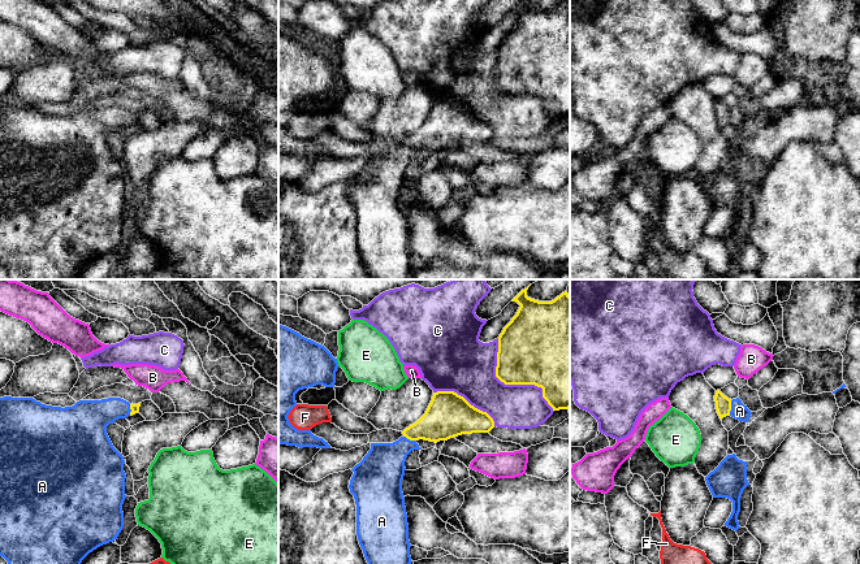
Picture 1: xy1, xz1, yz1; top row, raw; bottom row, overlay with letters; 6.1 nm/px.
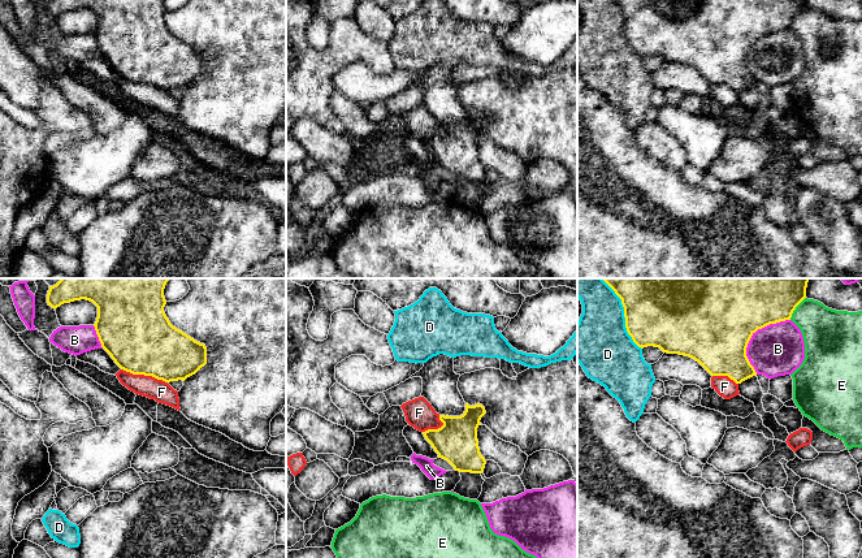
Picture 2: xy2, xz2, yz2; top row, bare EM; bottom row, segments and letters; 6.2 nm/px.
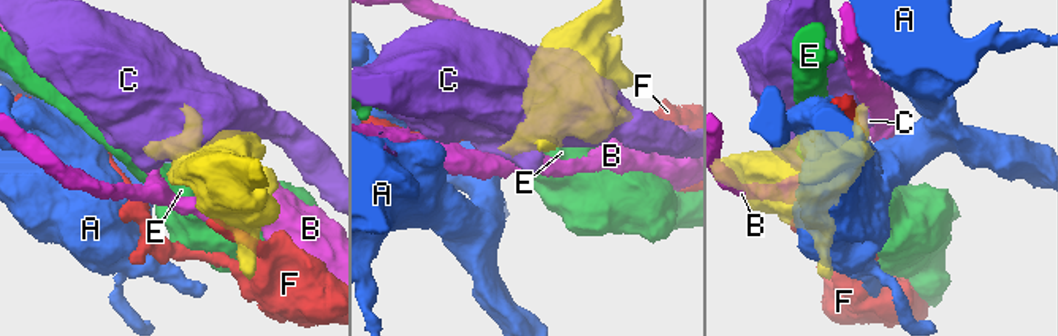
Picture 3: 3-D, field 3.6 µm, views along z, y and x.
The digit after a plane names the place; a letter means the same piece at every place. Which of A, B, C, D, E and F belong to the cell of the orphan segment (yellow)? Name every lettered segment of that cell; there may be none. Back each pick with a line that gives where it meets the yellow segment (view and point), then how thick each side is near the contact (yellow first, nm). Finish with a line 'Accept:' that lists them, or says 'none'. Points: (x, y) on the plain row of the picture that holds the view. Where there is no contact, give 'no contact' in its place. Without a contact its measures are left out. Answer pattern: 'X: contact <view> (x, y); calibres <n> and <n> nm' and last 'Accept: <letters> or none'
A: contact yz1 (730, 117); calibres 100 and 100 nm
Accept: A

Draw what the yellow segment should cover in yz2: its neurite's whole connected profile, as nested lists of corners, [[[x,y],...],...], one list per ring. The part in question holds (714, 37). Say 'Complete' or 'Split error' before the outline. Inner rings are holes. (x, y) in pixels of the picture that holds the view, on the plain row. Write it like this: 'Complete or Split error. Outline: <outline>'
Complete. Outline: [[[615,0],[624,16],[625,36],[633,51],[644,57],[659,56],[667,62],[689,65],[711,85],[728,85],[736,92],[757,85],[746,65],[751,44],[770,33],[790,29],[806,0]]]

